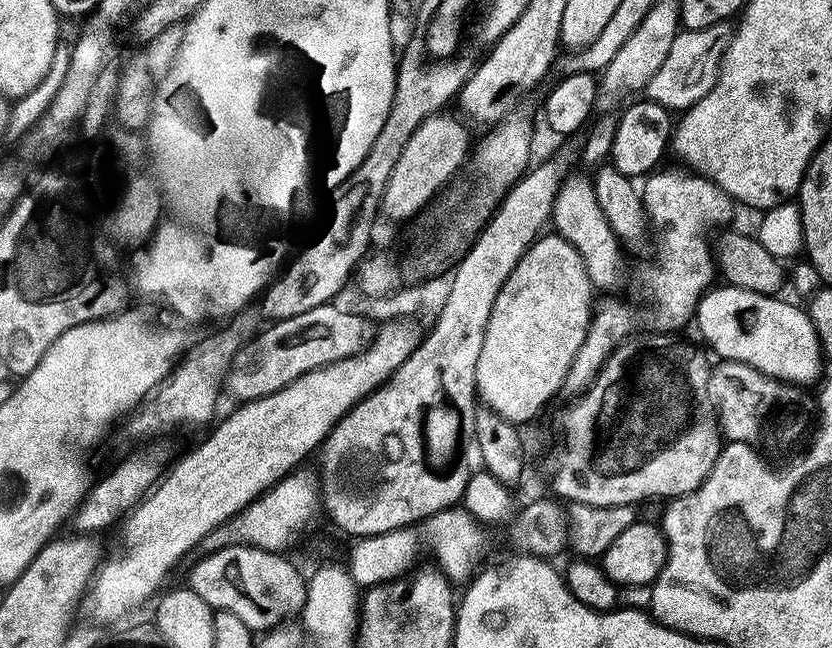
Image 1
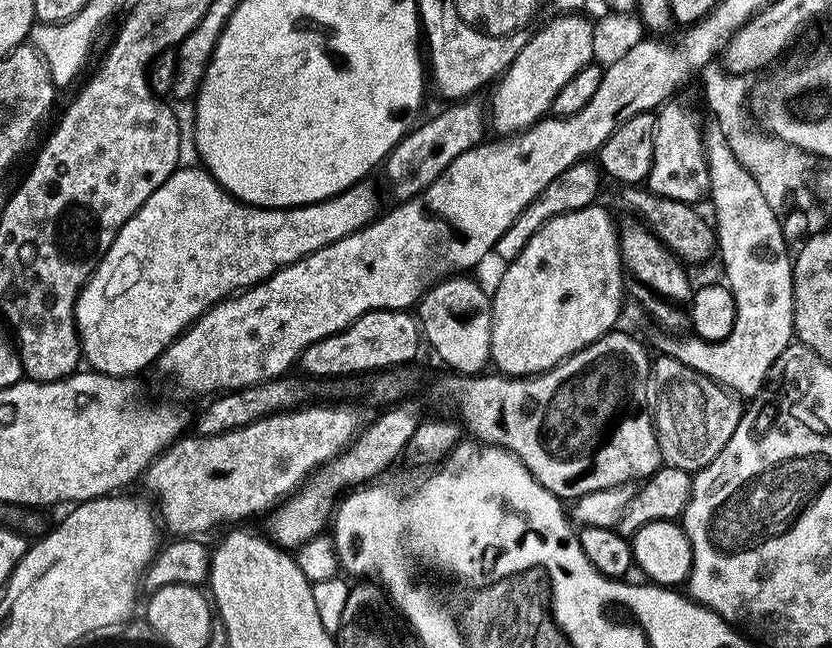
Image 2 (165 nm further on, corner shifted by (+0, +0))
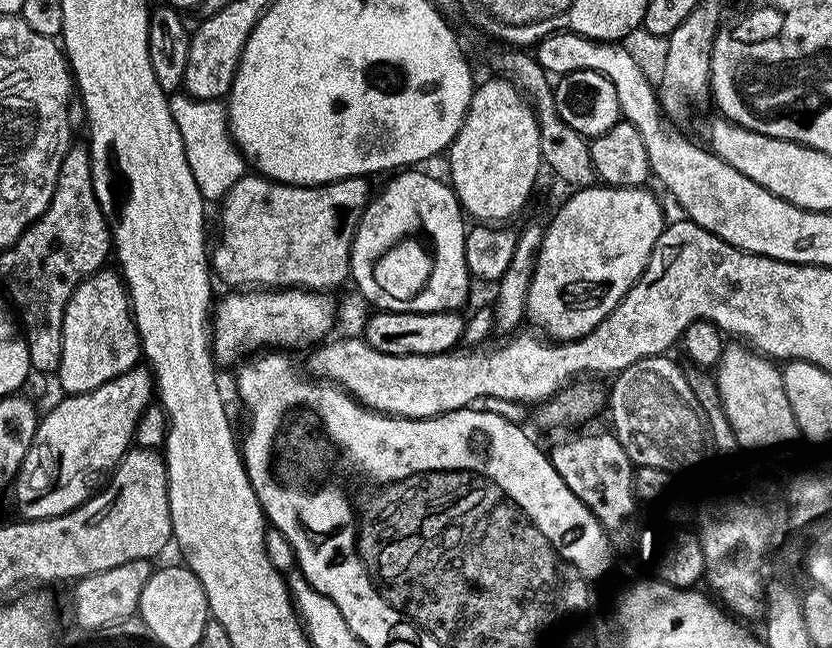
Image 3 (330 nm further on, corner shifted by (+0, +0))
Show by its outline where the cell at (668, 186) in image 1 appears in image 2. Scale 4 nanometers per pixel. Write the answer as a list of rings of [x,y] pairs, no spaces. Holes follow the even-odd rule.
[[[669,102],[657,111],[654,134],[654,162],[646,181],[649,192],[678,202],[695,205],[708,196],[710,170],[705,161],[703,129],[695,116],[677,102]]]

